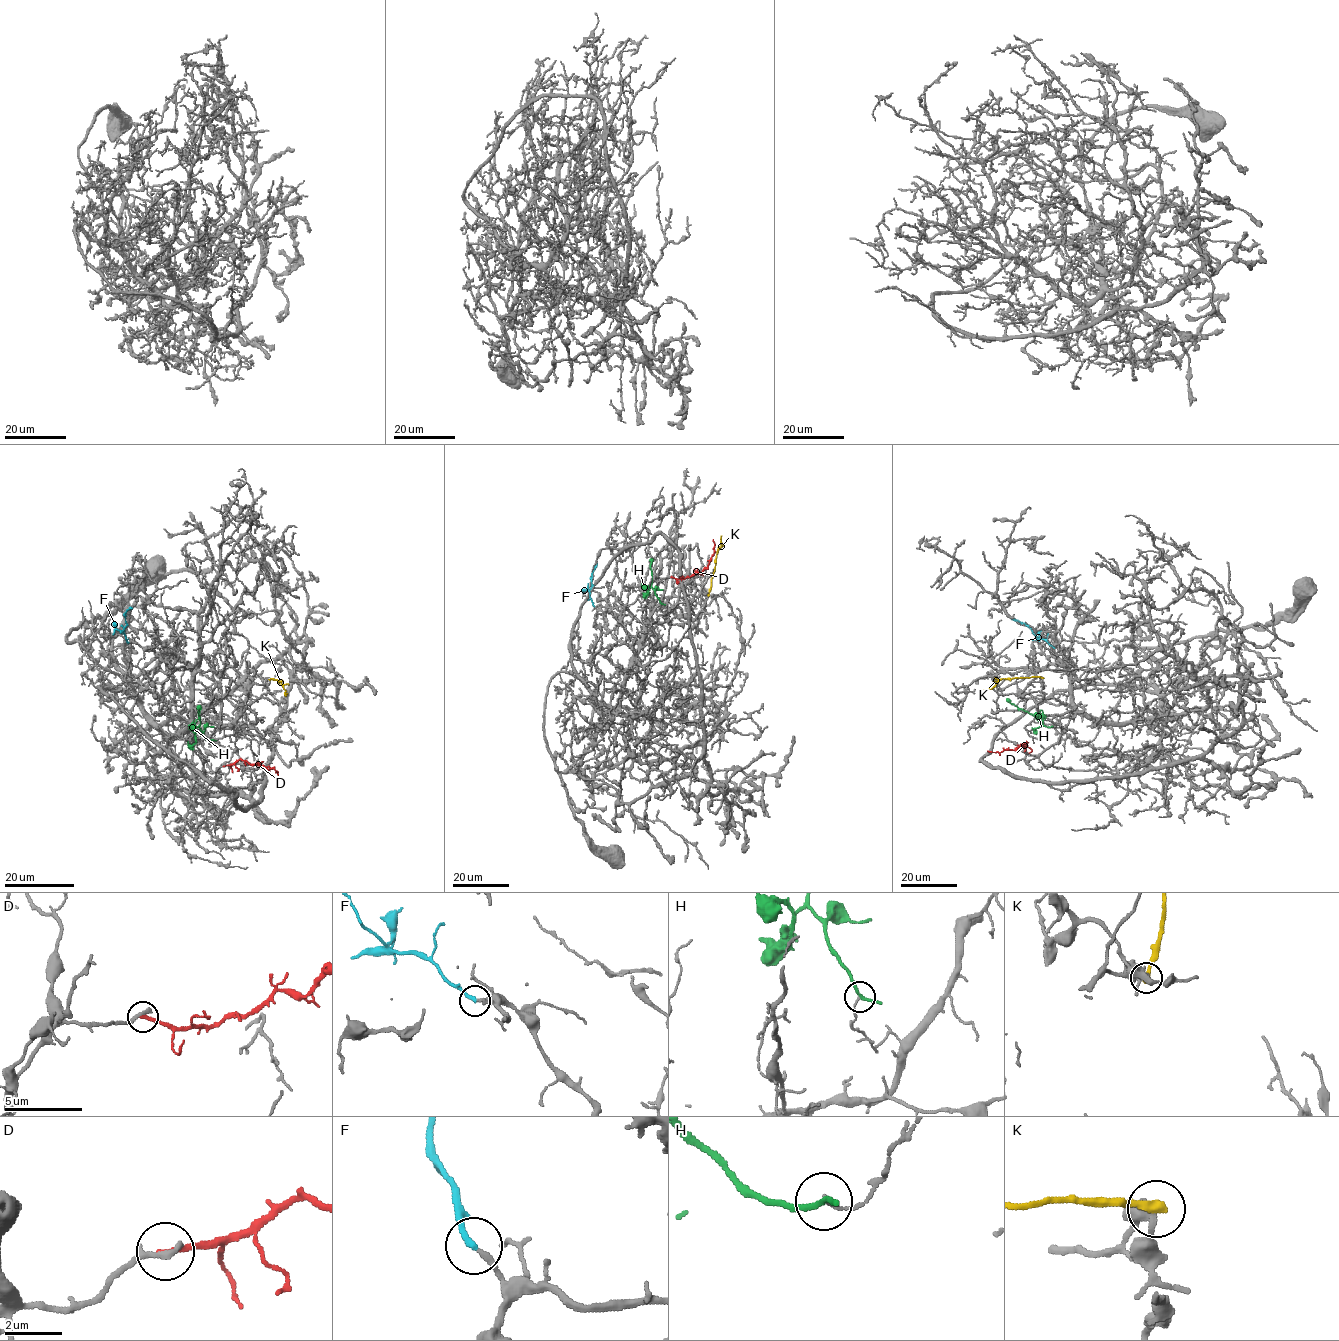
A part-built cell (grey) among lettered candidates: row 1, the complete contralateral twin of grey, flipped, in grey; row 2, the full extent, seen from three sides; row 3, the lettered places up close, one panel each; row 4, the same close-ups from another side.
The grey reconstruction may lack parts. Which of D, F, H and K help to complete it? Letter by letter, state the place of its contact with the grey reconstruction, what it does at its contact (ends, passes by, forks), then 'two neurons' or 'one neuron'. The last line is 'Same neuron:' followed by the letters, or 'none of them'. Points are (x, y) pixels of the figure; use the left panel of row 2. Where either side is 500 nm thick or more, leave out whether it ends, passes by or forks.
D: meets grey at (224, 766); it ends there; two neurons
F: meets grey at (128, 642); it ends there; one neuron
H: meets grey at (211, 740); it passes by; two neurons
K: meets grey at (269, 680); it ends there; two neurons
Same neuron: F

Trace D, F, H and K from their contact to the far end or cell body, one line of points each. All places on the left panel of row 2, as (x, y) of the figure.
D: (224, 766), (242, 759), (275, 770)
F: (128, 642), (122, 632), (125, 613), (132, 607)
H: (211, 740), (206, 739), (199, 728), (200, 706)
K: (269, 680), (280, 681), (286, 696)

